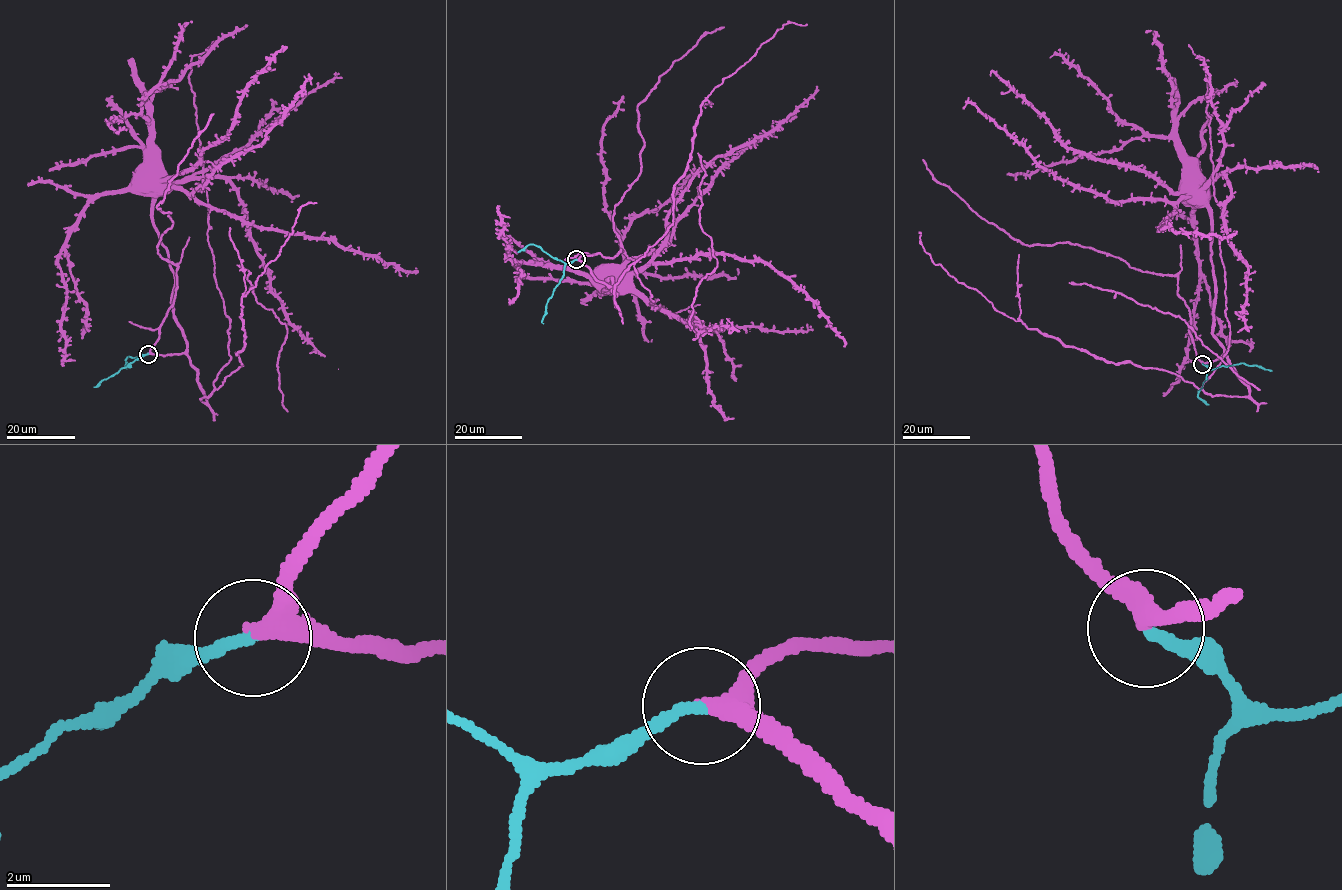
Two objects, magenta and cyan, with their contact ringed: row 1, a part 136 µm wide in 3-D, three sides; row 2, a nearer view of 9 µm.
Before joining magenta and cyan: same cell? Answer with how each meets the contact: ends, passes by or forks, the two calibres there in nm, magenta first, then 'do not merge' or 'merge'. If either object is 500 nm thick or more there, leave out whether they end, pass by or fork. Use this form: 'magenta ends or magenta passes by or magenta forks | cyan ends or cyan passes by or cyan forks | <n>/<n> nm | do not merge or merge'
magenta passes by | cyan ends | 340/240 nm | merge

